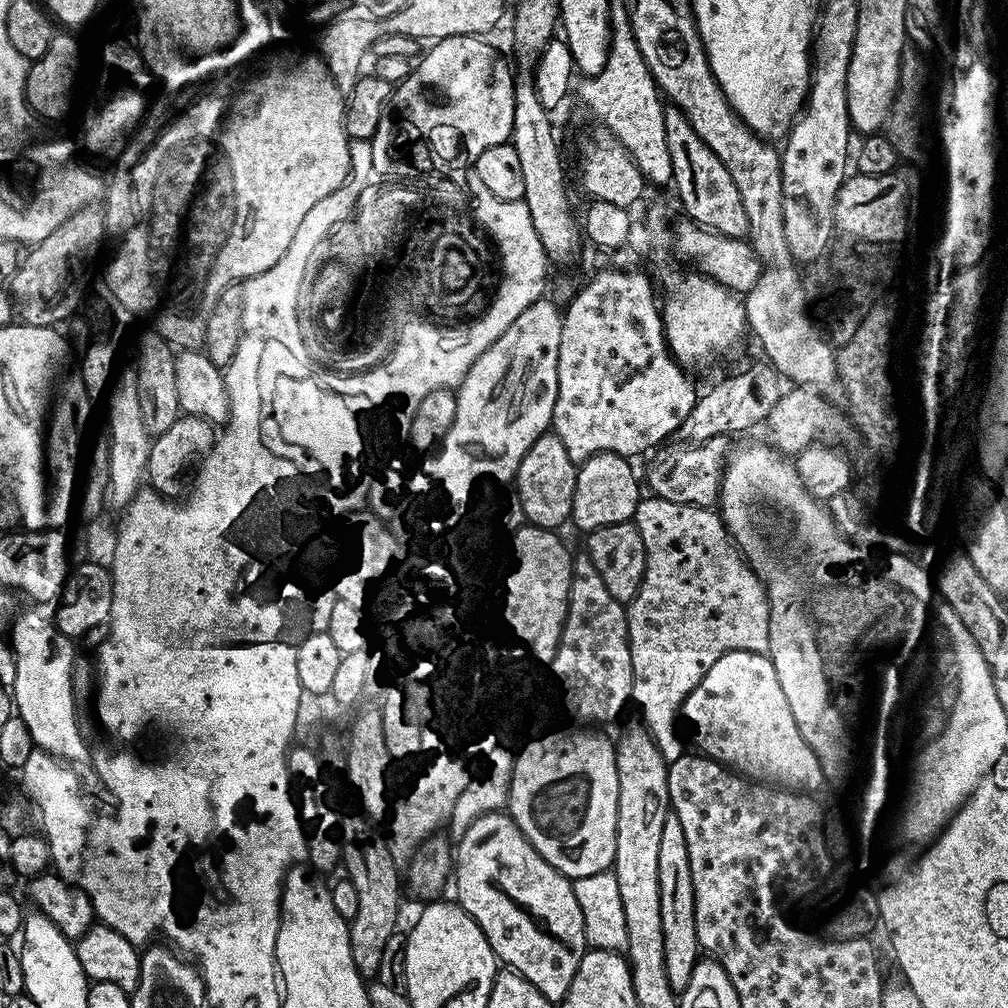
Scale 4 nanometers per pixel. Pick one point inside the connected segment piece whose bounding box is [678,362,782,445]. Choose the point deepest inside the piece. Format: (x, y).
(740, 401)

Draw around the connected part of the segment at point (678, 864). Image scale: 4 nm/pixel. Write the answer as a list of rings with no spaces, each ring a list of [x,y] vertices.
[[[670,814],[662,825],[662,842],[658,853],[658,890],[662,900],[662,942],[664,943],[664,962],[666,978],[678,994],[686,990],[690,974],[694,974],[696,961],[701,959],[702,952],[694,922],[694,886],[690,878],[690,854],[686,854],[686,834],[682,834],[682,822],[675,814]]]

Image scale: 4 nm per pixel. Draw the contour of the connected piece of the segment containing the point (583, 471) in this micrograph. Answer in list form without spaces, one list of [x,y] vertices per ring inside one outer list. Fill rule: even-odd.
[[[599,452],[577,467],[570,520],[581,528],[581,533],[587,534],[602,526],[626,524],[635,517],[636,508],[642,499],[642,484],[636,481],[636,472],[628,464],[631,464],[629,457]]]

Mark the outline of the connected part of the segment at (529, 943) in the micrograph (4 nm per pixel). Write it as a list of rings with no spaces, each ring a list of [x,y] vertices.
[[[507,811],[483,812],[470,826],[463,828],[459,836],[460,841],[454,844],[454,884],[456,880],[455,899],[460,907],[474,918],[482,934],[486,934],[501,965],[522,973],[548,1000],[563,1000],[586,951],[582,906],[578,906],[572,880],[534,850]]]

